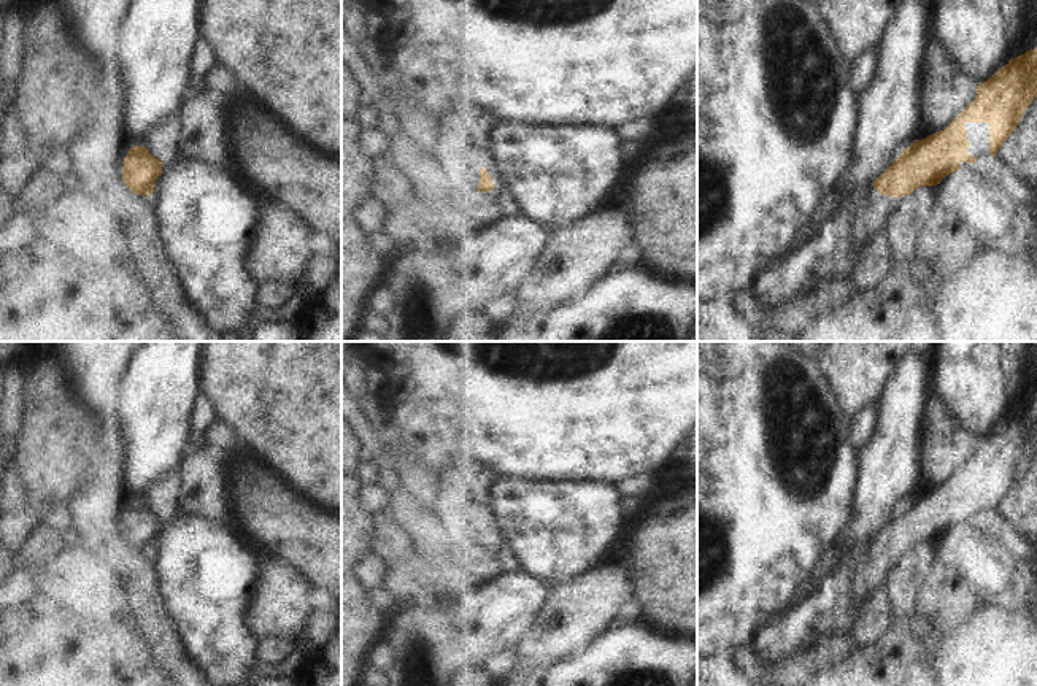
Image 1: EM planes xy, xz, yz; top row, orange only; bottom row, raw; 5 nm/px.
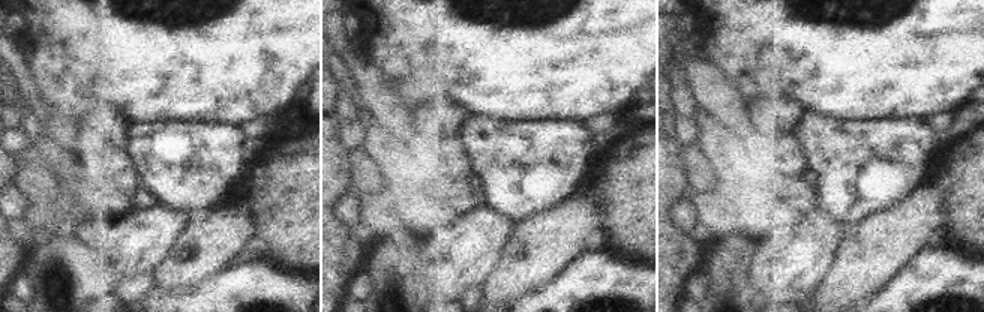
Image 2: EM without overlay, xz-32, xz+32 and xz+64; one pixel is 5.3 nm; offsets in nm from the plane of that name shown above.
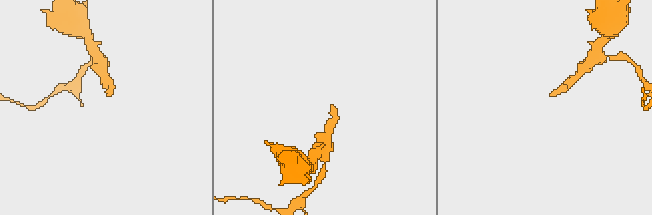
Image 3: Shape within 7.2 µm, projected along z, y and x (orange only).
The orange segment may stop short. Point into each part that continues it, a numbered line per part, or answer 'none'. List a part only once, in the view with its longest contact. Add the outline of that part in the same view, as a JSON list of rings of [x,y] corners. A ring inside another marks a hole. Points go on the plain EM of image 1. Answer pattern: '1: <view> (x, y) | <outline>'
1: yz (874, 566) | [[[872,540],[867,543],[854,565],[850,615],[864,607],[881,607],[885,584],[897,561],[899,553],[881,551]]]

